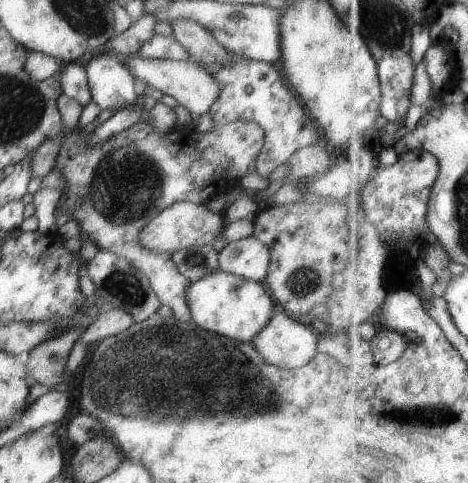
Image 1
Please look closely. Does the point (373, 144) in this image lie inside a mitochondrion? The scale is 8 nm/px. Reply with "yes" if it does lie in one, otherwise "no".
no

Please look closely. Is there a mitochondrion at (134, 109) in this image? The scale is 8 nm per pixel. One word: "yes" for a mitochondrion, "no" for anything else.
no

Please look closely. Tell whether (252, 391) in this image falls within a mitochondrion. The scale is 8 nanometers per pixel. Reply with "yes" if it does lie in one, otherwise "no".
yes

